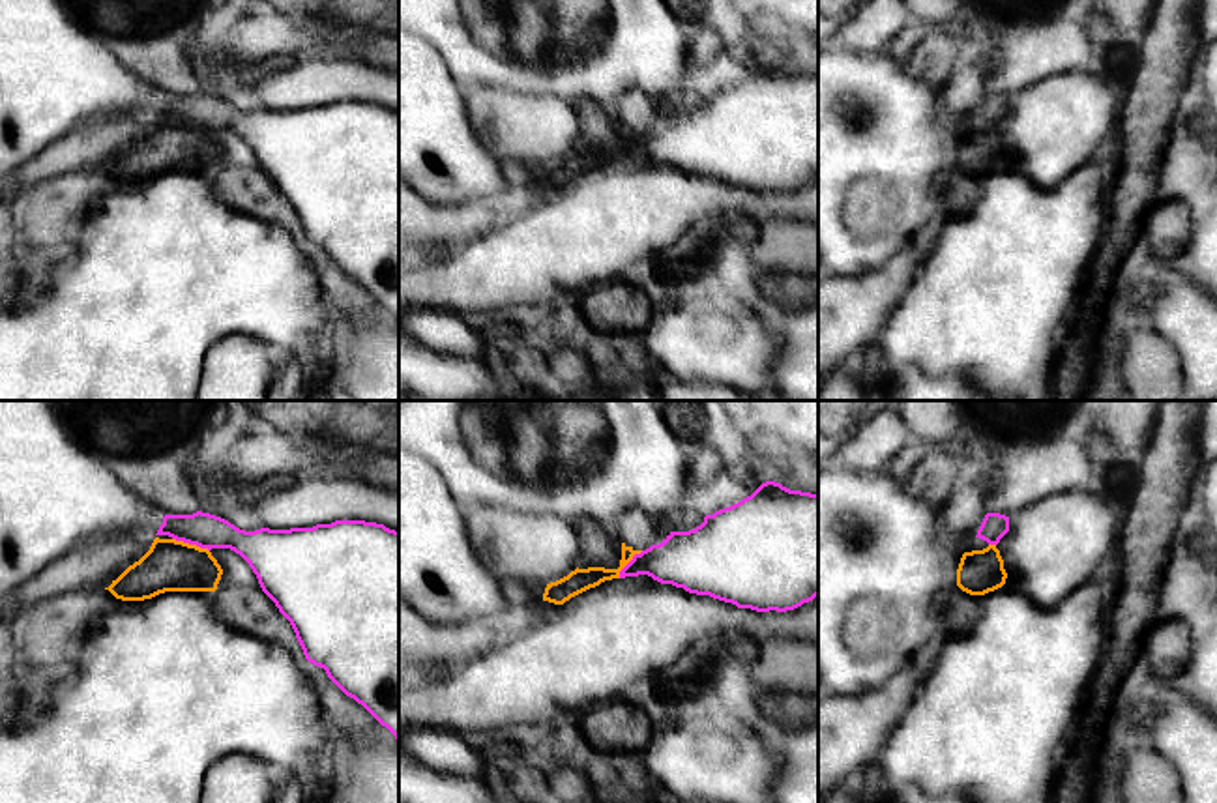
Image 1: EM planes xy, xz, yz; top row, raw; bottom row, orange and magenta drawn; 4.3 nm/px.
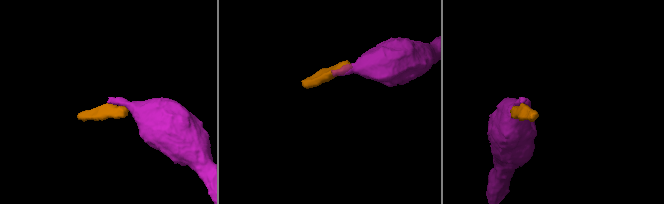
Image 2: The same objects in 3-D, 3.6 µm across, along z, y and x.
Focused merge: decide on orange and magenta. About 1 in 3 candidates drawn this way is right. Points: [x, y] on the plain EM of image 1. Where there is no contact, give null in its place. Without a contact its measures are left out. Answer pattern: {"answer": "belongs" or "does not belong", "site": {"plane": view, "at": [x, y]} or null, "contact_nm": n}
{"answer": "does not belong", "site": {"plane": "xy", "at": [191, 126]}, "contact_nm": 170}

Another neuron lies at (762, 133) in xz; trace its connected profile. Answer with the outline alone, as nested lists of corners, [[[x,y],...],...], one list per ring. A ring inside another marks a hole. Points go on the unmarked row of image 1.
[[[766,62],[741,82],[706,95],[695,110],[670,112],[620,152],[620,159],[638,155],[738,189],[794,191],[818,176],[818,75]]]

